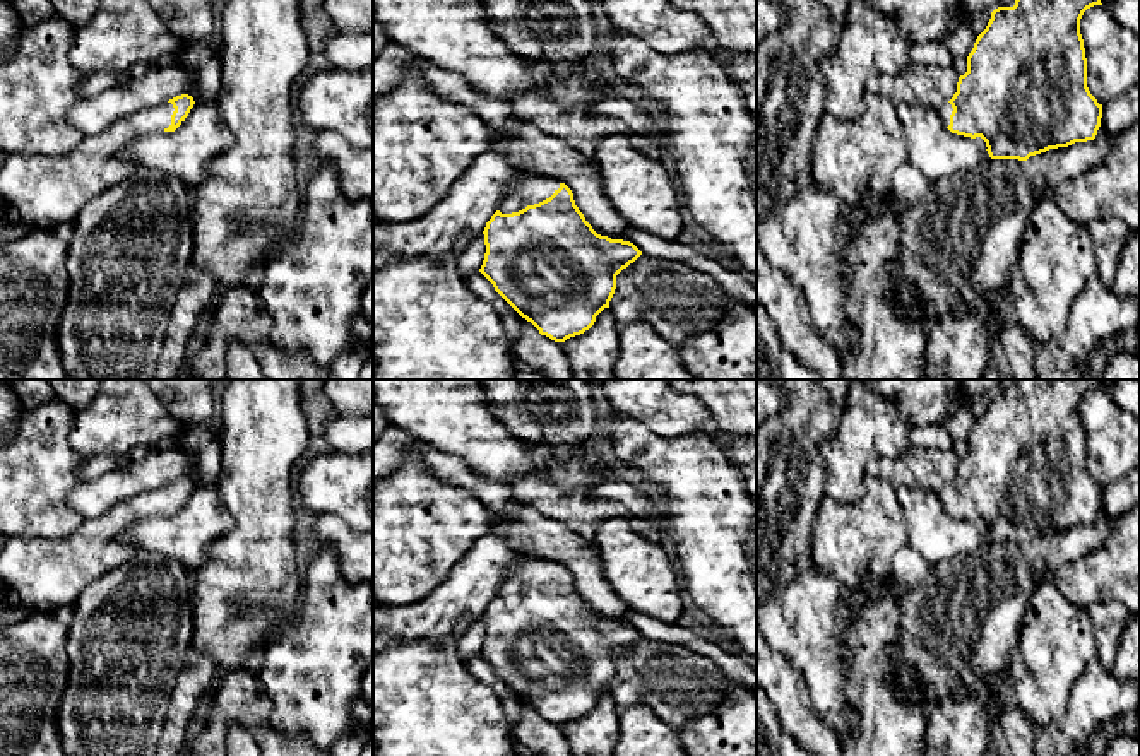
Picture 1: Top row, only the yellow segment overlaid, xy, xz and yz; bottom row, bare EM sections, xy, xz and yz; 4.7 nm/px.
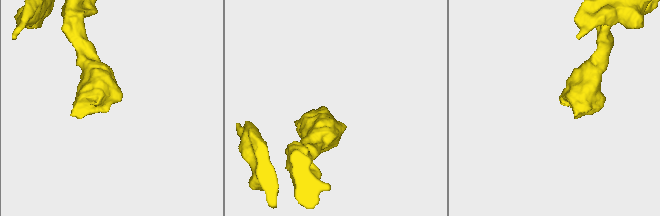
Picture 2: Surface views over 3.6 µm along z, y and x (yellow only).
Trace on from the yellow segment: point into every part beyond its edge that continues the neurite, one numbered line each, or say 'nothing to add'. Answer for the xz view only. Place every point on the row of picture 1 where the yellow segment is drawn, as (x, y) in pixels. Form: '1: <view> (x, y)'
1: xz (529, 188)

